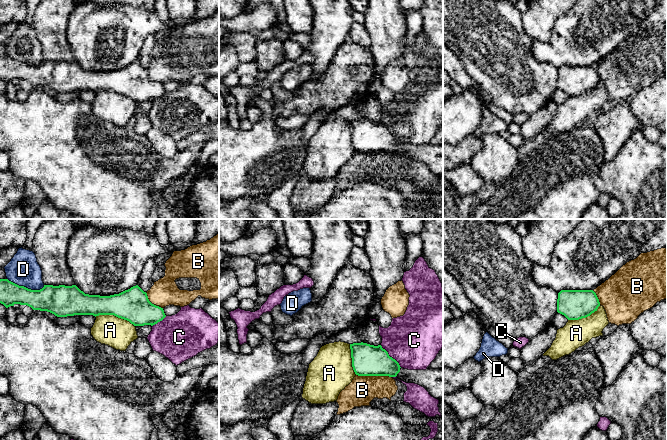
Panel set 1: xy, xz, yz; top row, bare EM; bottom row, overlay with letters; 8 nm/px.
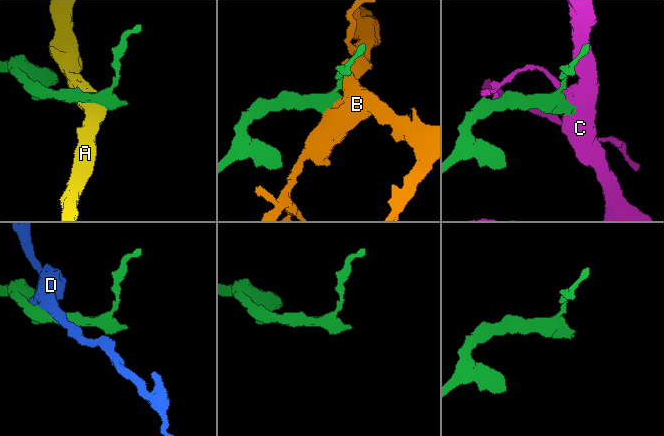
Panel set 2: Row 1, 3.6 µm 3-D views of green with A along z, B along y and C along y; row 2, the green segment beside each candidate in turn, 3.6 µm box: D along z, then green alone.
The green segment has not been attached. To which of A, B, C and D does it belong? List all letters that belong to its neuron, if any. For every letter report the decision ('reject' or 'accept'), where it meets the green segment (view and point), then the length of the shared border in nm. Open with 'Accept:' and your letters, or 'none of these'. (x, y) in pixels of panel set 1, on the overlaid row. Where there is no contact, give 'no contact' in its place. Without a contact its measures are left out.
Accept: none of these
A: reject; contact xy (115, 315); length 340 nm
B: reject; contact xz (374, 375); length 280 nm
C: reject; contact xz (391, 357); length 260 nm
D: reject; contact xy (25, 287); length 320 nm

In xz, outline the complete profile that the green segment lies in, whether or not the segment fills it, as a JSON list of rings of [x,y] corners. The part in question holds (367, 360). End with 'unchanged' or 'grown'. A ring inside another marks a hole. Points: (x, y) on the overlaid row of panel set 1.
[[[353,343],[350,344],[350,349],[352,367],[356,375],[397,377],[406,383],[424,387],[438,400],[443,398],[443,368],[426,370],[401,368],[381,345]]]; grown

